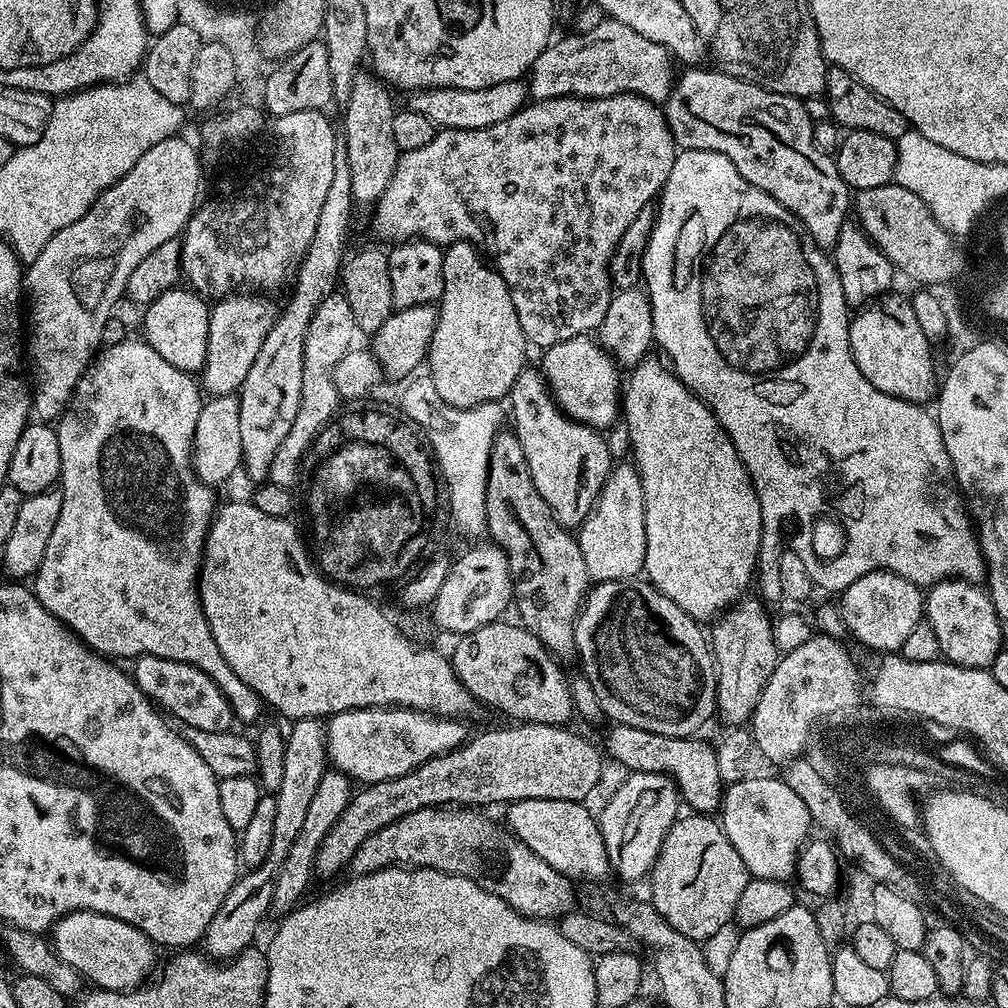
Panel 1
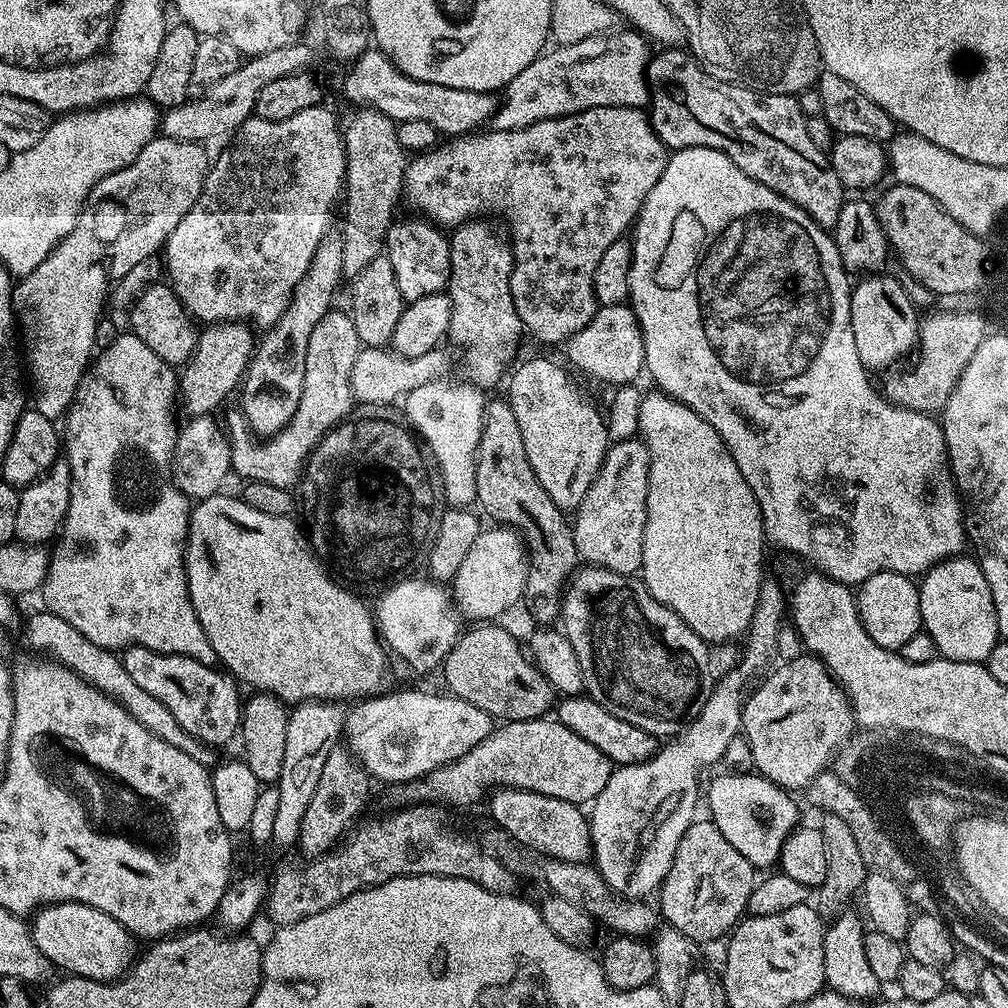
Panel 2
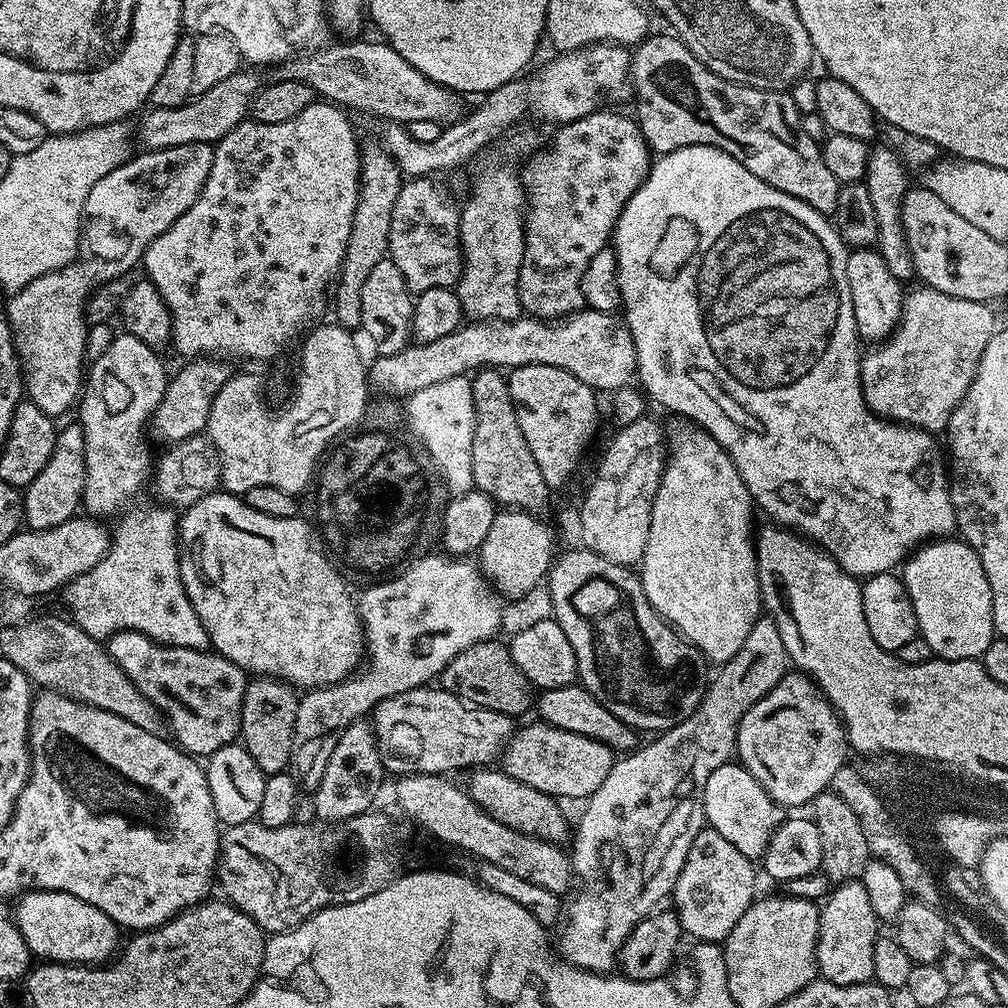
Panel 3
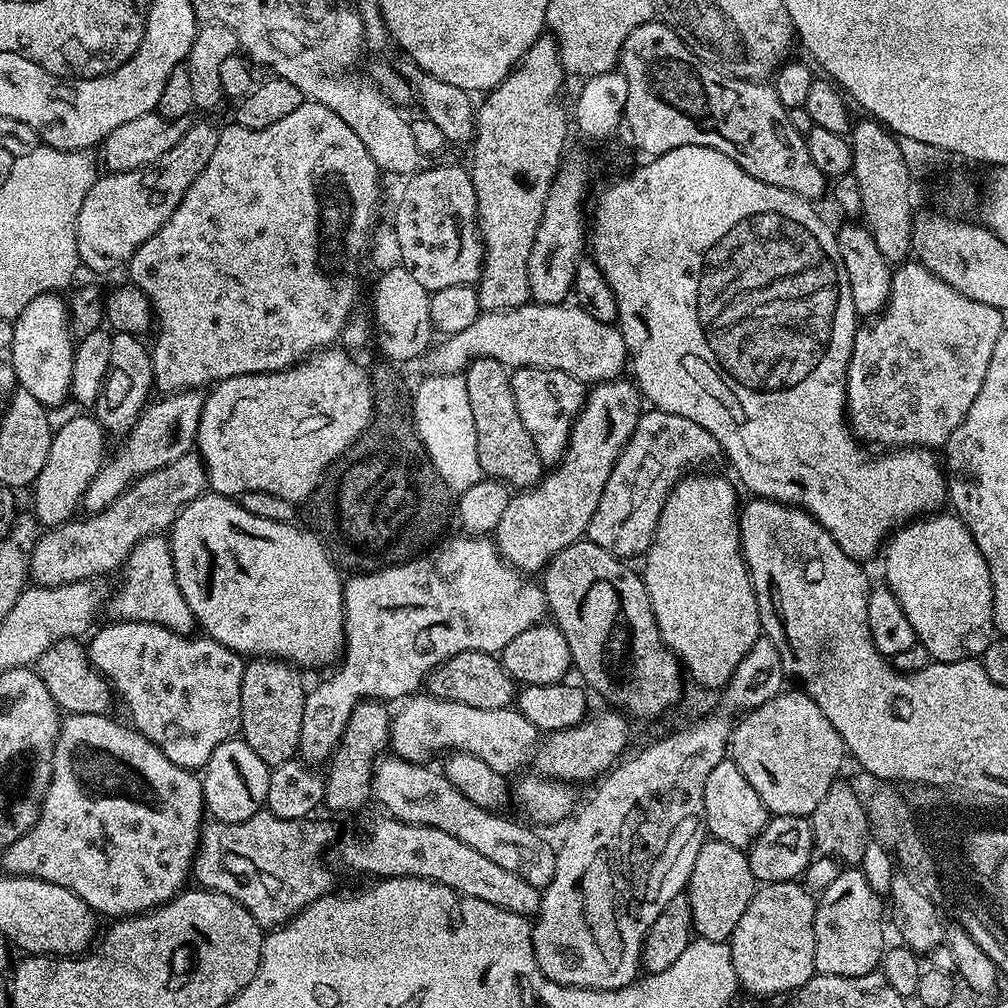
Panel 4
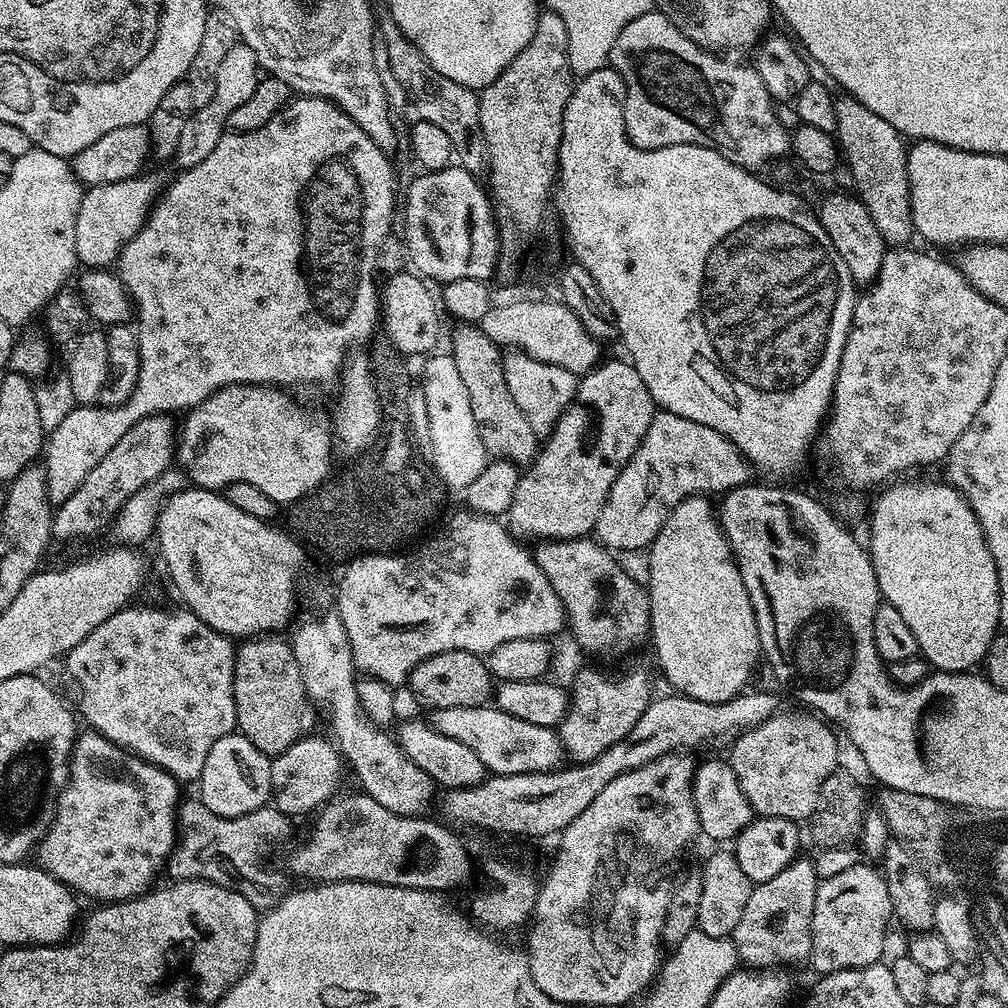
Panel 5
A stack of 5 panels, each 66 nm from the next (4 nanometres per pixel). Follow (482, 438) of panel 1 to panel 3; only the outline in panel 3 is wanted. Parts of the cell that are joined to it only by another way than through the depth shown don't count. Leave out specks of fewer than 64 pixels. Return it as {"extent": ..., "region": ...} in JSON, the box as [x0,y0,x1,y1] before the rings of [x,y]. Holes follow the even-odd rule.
{"extent":[406,376,476,496],"region":[[[468,376],[446,378],[446,382],[434,382],[434,386],[426,386],[426,390],[418,390],[413,396],[407,397],[408,413],[406,419],[416,431],[416,437],[428,448],[428,453],[444,479],[444,486],[452,496],[461,496],[473,491],[474,470],[470,466],[470,450],[476,433],[476,403],[472,397],[472,382]]]}

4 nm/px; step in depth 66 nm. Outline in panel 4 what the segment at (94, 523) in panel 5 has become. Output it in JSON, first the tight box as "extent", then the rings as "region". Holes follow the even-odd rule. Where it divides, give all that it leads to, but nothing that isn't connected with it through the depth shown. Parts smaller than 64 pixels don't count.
{"extent":[83,390,204,514],"region":[[[185,390],[156,398],[160,400],[153,399],[123,437],[124,445],[117,450],[116,457],[113,460],[111,457],[101,464],[100,473],[92,479],[84,495],[83,511],[93,514],[106,510],[137,480],[154,470],[165,468],[167,464],[174,462],[174,458],[182,458],[186,453],[193,451],[198,422],[204,409],[204,398],[203,391]]]}

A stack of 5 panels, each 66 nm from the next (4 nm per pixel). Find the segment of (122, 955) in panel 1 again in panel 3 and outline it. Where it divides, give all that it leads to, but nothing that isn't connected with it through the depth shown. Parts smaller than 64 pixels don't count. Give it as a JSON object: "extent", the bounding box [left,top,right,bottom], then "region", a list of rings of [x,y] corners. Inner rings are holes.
{"extent":[14,892,121,966],"region":[[[26,892],[15,901],[14,919],[16,929],[22,934],[26,946],[33,957],[44,962],[58,964],[82,964],[85,966],[100,966],[111,961],[121,947],[121,929],[98,906],[90,906],[90,902],[82,902],[82,898],[74,898],[74,894],[65,892]]]}

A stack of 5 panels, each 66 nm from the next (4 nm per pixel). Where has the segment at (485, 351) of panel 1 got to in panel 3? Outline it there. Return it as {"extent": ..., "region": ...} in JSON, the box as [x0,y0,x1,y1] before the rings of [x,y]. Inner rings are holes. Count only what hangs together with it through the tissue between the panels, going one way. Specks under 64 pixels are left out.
{"extent":[454,132,537,322],"region":[[[519,132],[509,135],[503,141],[504,149],[485,162],[484,169],[472,184],[472,197],[460,208],[460,249],[464,251],[464,269],[454,290],[464,306],[465,317],[476,322],[515,320],[522,312],[518,274],[524,257],[526,193],[516,159],[527,157],[537,144],[534,133]]]}

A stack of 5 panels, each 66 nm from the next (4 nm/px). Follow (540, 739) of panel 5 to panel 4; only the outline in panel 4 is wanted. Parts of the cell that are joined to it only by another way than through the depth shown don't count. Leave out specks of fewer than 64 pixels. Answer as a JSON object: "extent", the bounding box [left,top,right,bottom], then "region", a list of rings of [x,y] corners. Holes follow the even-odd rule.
{"extent":[390,694,538,774],"region":[[[416,694],[397,708],[392,716],[390,748],[402,760],[428,762],[435,752],[465,752],[482,758],[493,770],[511,774],[527,765],[538,747],[536,728],[515,707],[478,710],[478,706],[466,706],[466,702]]]}

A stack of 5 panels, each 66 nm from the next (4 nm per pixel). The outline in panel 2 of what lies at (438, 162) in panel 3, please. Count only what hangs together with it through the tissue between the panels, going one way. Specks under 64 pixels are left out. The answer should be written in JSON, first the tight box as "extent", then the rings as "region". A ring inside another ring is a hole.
{"extent":[490,30,650,132],"region":[[[609,30],[598,36],[582,38],[582,42],[562,44],[545,51],[537,60],[530,62],[518,78],[508,83],[502,96],[502,103],[497,107],[490,124],[497,132],[528,128],[534,122],[546,118],[569,116],[582,110],[590,110],[598,106],[626,106],[627,108],[643,109],[650,100],[650,85],[648,82],[648,62],[650,59],[649,41],[635,30],[616,32]]]}

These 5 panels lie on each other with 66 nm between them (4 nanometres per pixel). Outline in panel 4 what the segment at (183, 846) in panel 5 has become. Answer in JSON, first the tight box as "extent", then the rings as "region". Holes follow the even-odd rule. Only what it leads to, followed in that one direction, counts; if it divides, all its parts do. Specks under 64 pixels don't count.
{"extent":[191,810,337,930],"region":[[[262,810],[237,824],[205,823],[200,833],[200,846],[192,862],[191,875],[199,887],[226,894],[246,906],[246,910],[250,910],[261,928],[275,930],[326,894],[324,848],[337,843],[336,828],[328,820],[316,819],[287,820],[278,818],[273,812]]]}

